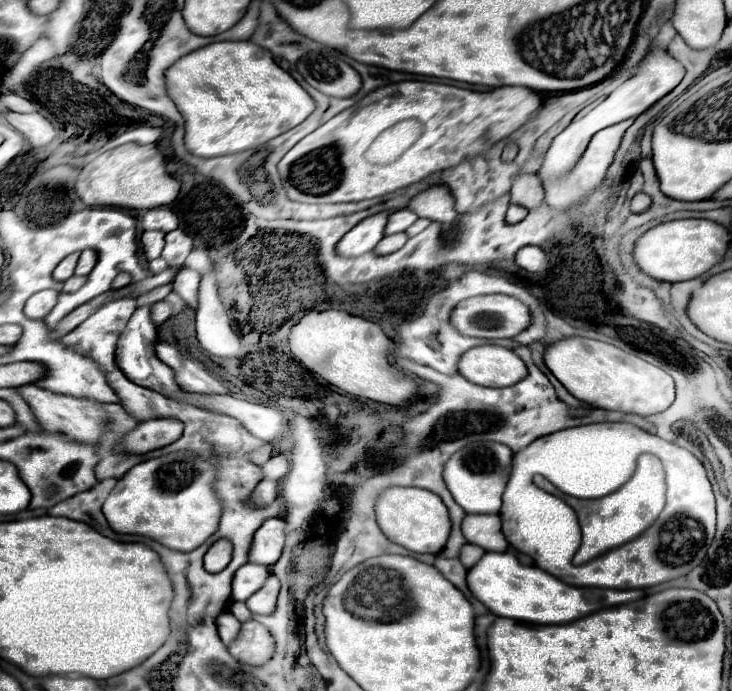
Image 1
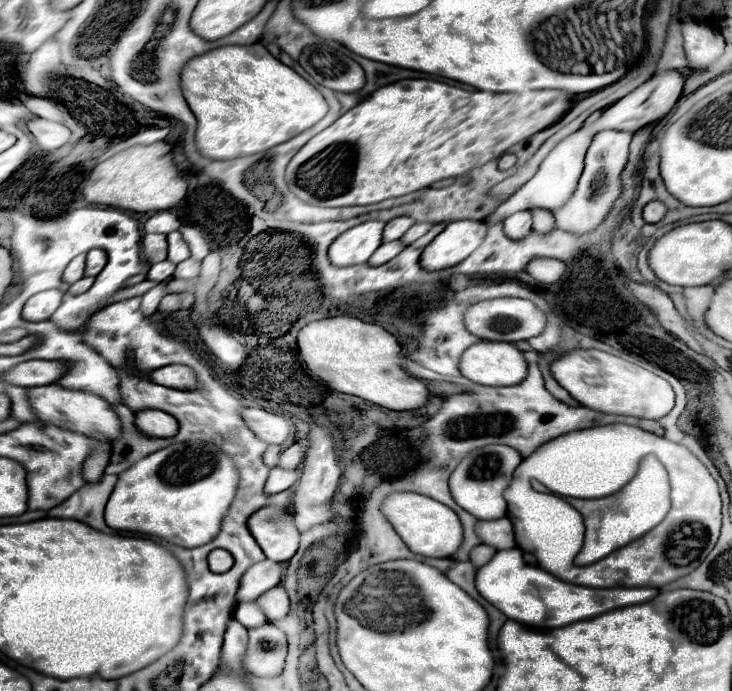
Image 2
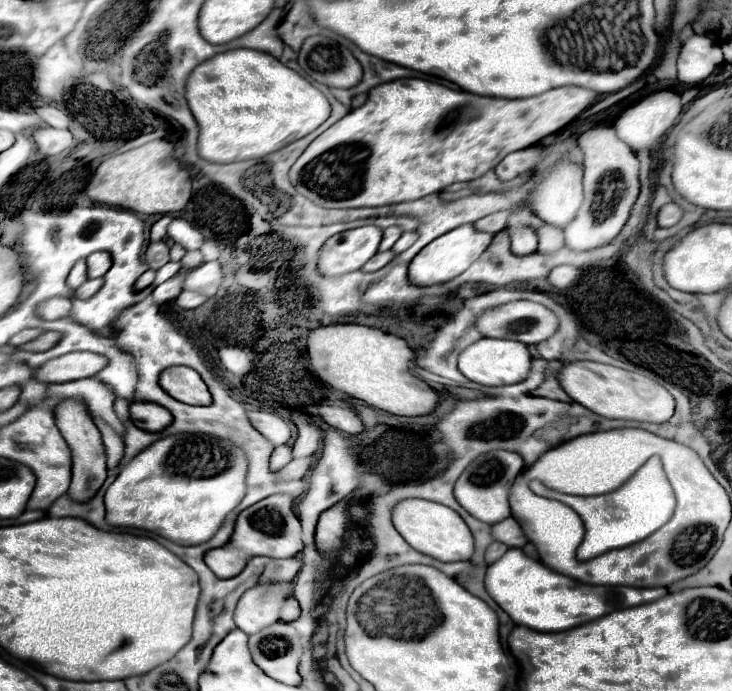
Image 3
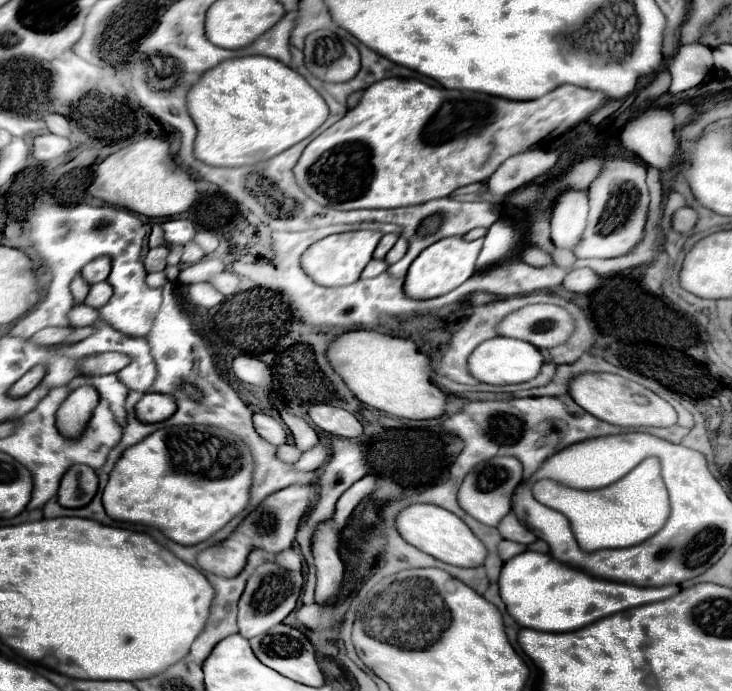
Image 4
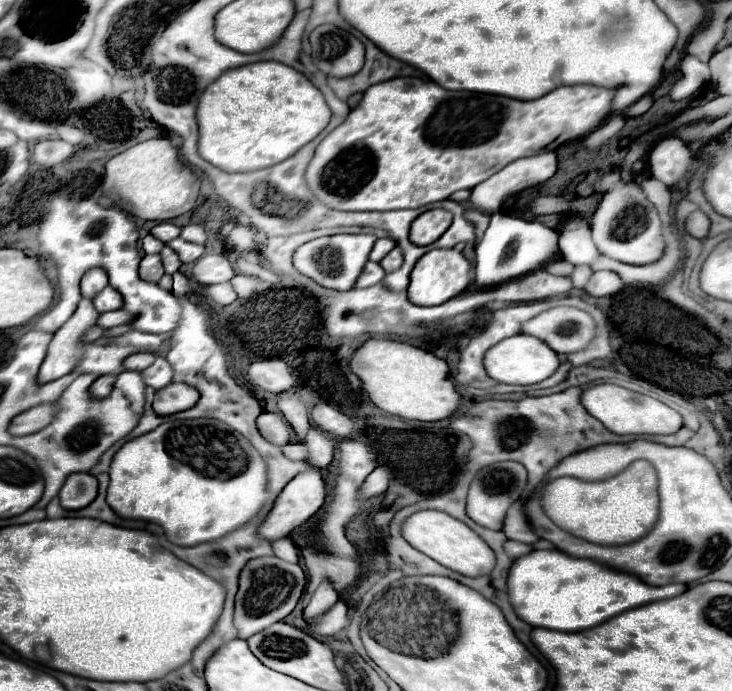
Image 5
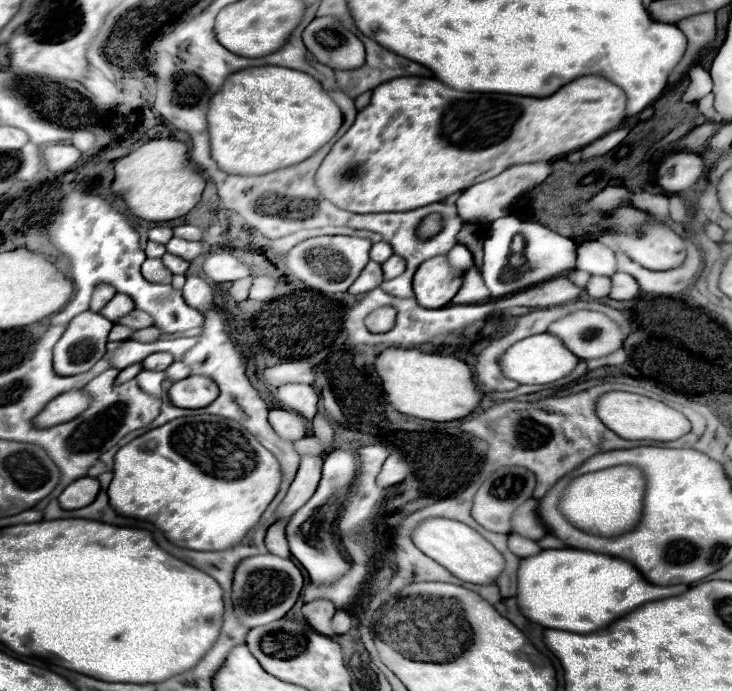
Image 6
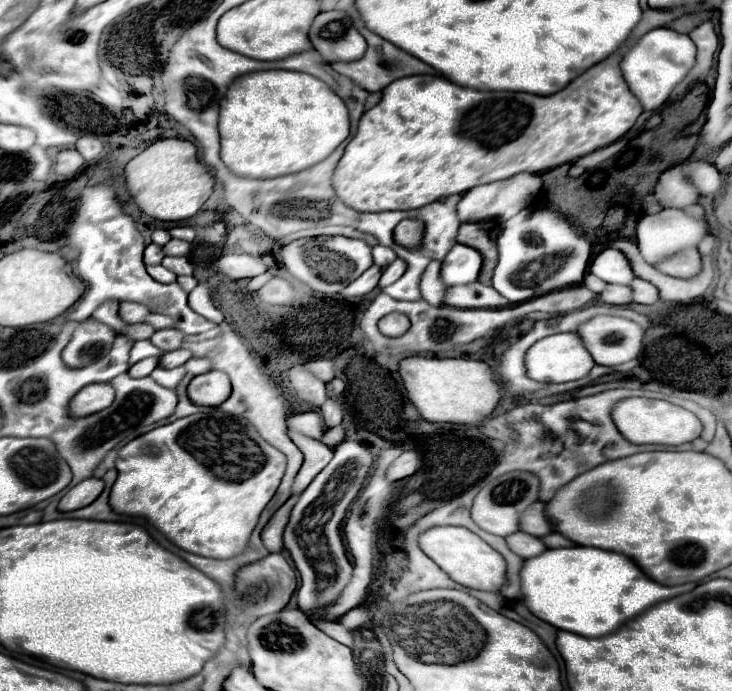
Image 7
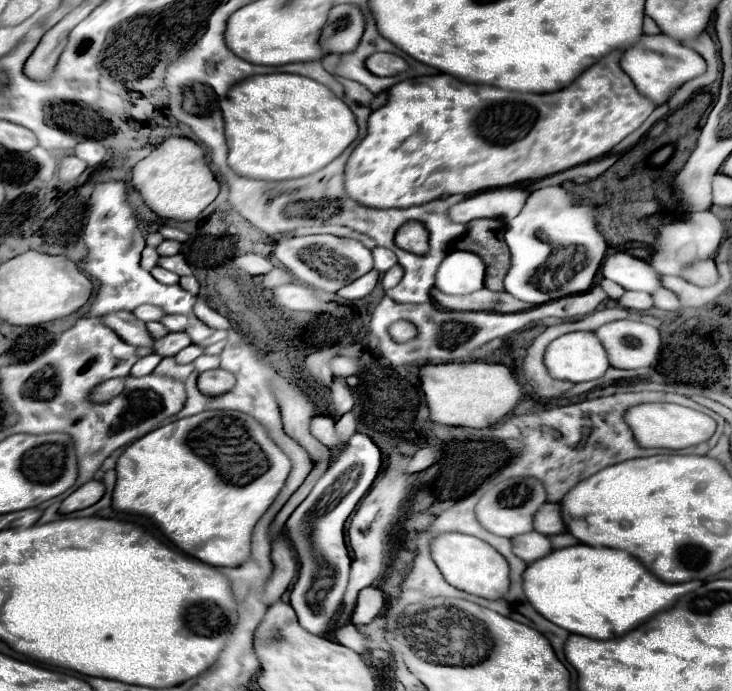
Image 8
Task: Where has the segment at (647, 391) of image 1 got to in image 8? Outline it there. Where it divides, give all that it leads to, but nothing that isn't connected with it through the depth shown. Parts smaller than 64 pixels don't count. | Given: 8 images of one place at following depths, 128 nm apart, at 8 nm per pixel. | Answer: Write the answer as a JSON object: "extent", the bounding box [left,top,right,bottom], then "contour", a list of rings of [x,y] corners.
{"extent":[626,404,716,450],"contour":[[[640,404],[626,412],[626,422],[634,432],[634,438],[644,448],[668,448],[682,450],[702,442],[708,442],[716,432],[716,422],[692,408],[684,408],[678,404]]]}

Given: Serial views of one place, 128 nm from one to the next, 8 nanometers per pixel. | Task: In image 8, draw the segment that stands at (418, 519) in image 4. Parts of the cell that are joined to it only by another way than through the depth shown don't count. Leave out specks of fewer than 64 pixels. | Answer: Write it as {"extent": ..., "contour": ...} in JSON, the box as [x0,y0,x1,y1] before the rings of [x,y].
{"extent":[432,532,510,600],"contour":[[[448,532],[448,534],[440,534],[438,538],[434,538],[432,546],[432,558],[436,562],[436,566],[440,568],[444,580],[452,586],[456,586],[458,590],[464,590],[468,594],[474,596],[482,596],[486,600],[500,600],[506,596],[508,588],[510,588],[510,568],[506,564],[506,560],[502,560],[502,554],[494,548],[490,548],[490,544],[486,544],[480,538],[468,536],[468,534],[458,534],[458,532]]]}

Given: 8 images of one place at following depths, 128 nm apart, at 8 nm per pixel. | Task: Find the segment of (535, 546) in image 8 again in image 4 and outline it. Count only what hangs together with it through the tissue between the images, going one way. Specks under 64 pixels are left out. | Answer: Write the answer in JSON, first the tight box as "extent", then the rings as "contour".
{"extent":[498,540,526,562],"contour":[[[502,540],[500,546],[498,546],[498,554],[500,558],[506,562],[510,558],[514,558],[516,554],[522,554],[526,550],[524,544],[518,544],[518,542],[510,542],[510,540]]]}

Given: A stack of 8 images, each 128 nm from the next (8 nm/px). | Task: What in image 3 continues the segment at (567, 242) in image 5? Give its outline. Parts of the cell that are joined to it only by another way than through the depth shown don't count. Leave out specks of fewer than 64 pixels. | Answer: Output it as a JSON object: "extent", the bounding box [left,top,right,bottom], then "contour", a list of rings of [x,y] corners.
{"extent":[528,162,584,230],"contour":[[[560,162],[550,172],[550,176],[530,192],[528,204],[538,218],[550,226],[566,230],[582,206],[582,196],[584,192],[580,166]]]}

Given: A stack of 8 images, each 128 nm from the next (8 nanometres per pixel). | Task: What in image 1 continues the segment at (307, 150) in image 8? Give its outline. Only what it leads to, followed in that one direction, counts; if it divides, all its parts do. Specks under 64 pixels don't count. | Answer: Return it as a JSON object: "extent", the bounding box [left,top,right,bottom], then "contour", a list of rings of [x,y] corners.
{"extent":[166,42,316,158],"contour":[[[212,42],[182,56],[166,72],[166,88],[178,110],[186,120],[184,144],[190,154],[202,158],[214,158],[216,154],[236,154],[244,150],[256,150],[270,142],[272,138],[288,132],[290,128],[302,124],[316,108],[314,98],[286,72],[282,70],[272,54],[258,44],[246,42]]]}

